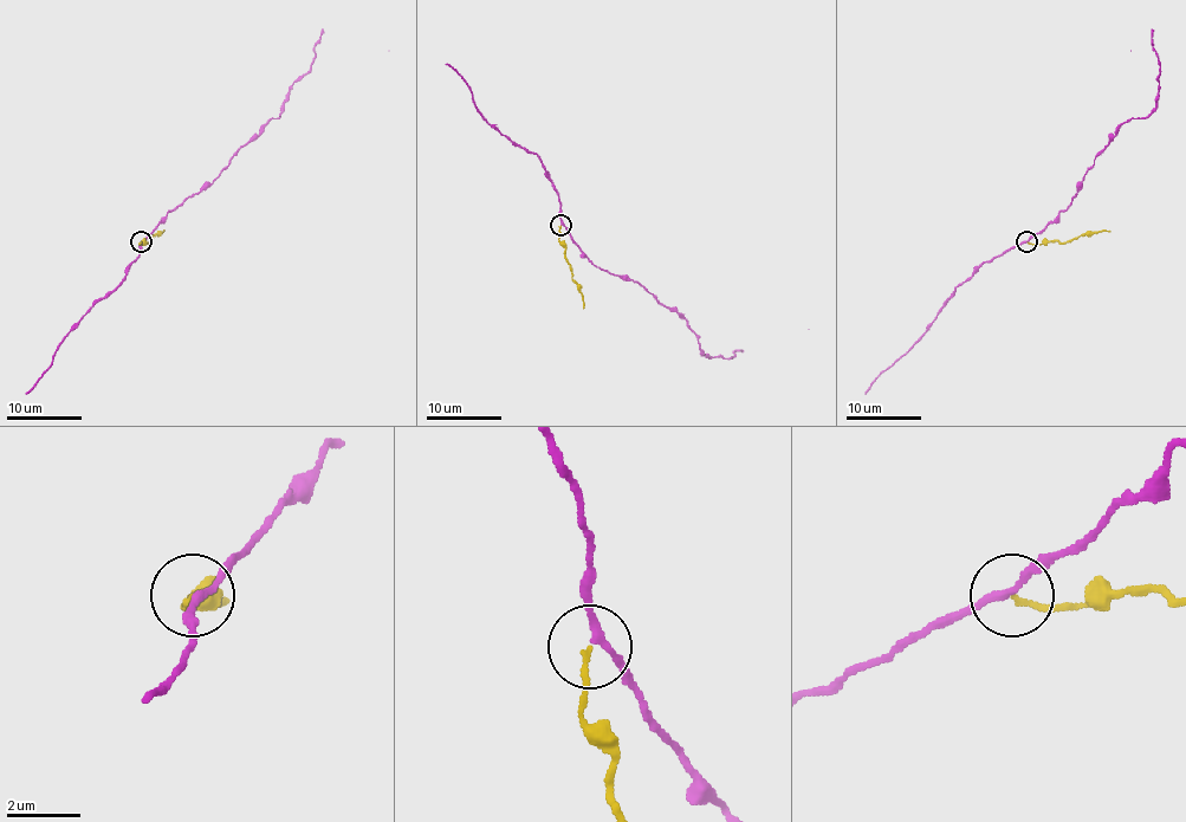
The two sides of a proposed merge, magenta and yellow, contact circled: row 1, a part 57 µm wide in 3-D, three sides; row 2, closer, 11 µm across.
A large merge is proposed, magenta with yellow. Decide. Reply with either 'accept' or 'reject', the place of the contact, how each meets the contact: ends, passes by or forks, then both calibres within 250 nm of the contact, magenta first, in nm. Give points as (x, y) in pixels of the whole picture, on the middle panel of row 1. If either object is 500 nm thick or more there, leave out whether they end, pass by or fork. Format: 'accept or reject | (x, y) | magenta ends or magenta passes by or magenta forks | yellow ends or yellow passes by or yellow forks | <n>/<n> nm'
reject | (561, 225) | magenta passes by | yellow ends | 180/130 nm

